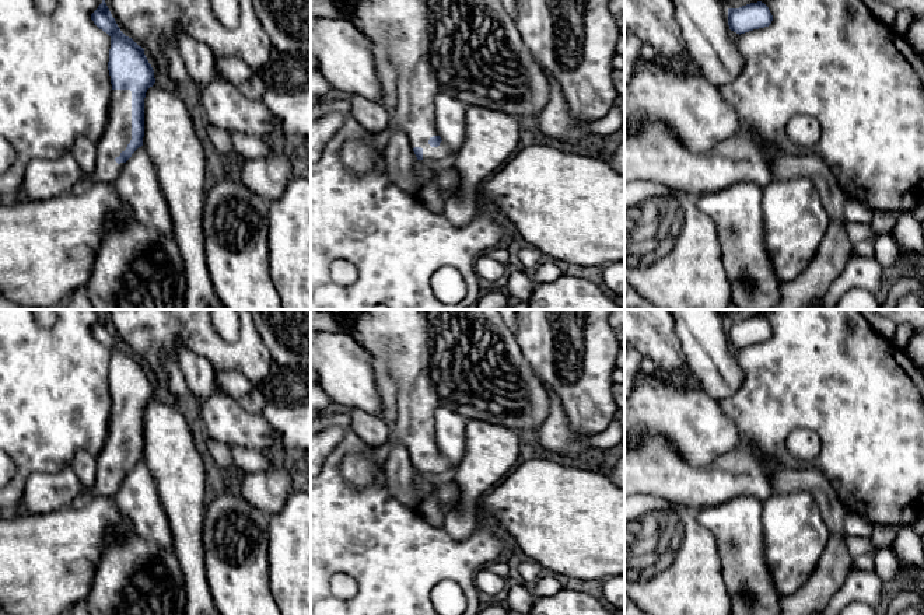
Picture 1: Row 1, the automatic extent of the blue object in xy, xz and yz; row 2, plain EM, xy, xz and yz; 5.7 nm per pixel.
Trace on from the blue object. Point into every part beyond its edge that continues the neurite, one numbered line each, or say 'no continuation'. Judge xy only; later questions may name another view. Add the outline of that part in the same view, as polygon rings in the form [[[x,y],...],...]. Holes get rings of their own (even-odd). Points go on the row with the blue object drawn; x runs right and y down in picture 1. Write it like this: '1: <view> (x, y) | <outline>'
1: xy (118, 133) | [[[113,90],[109,106],[108,125],[97,141],[95,170],[88,178],[90,184],[116,182],[125,163],[118,164],[116,157],[126,150],[132,140],[132,91]]]

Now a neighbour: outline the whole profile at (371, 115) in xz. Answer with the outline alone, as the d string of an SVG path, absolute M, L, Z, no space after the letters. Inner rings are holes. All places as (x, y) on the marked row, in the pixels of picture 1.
M360 95L350 98L351 115L370 132L382 132L388 127L392 112L386 111L381 104L372 102Z

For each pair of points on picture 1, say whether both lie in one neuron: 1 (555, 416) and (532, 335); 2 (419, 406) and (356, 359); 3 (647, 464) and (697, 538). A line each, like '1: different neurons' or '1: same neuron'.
1: different neurons
2: different neurons
3: different neurons

